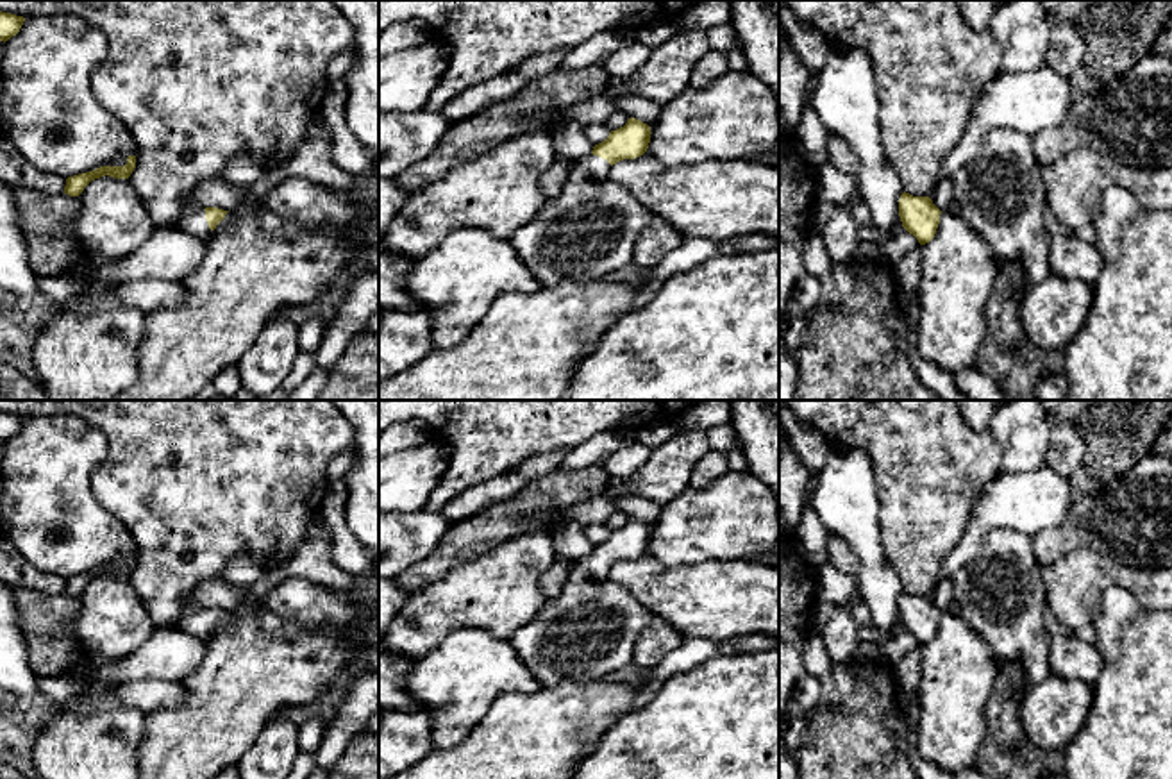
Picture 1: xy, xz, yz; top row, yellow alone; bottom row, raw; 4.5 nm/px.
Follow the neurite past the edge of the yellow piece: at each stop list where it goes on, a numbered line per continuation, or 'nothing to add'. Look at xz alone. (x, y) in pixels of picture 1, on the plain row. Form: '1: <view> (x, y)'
1: xz (590, 629)

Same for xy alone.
1: xy (193, 622)

